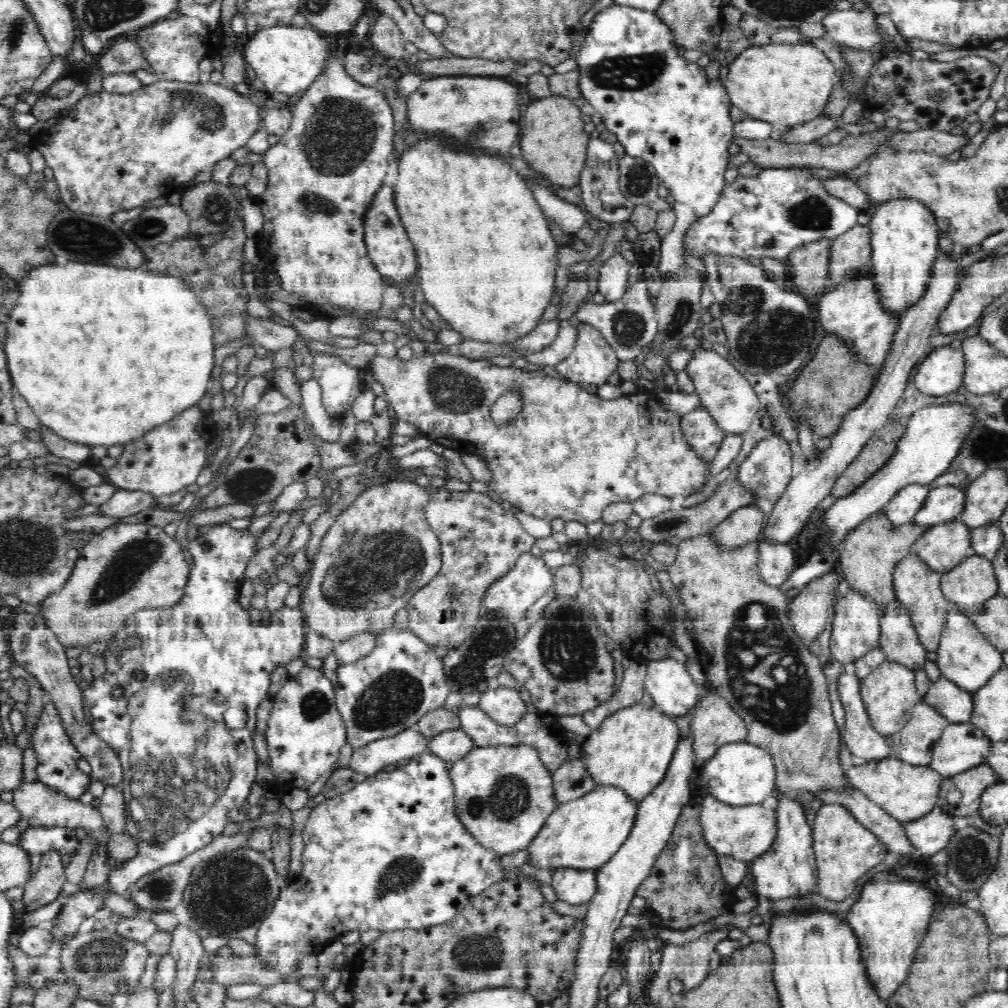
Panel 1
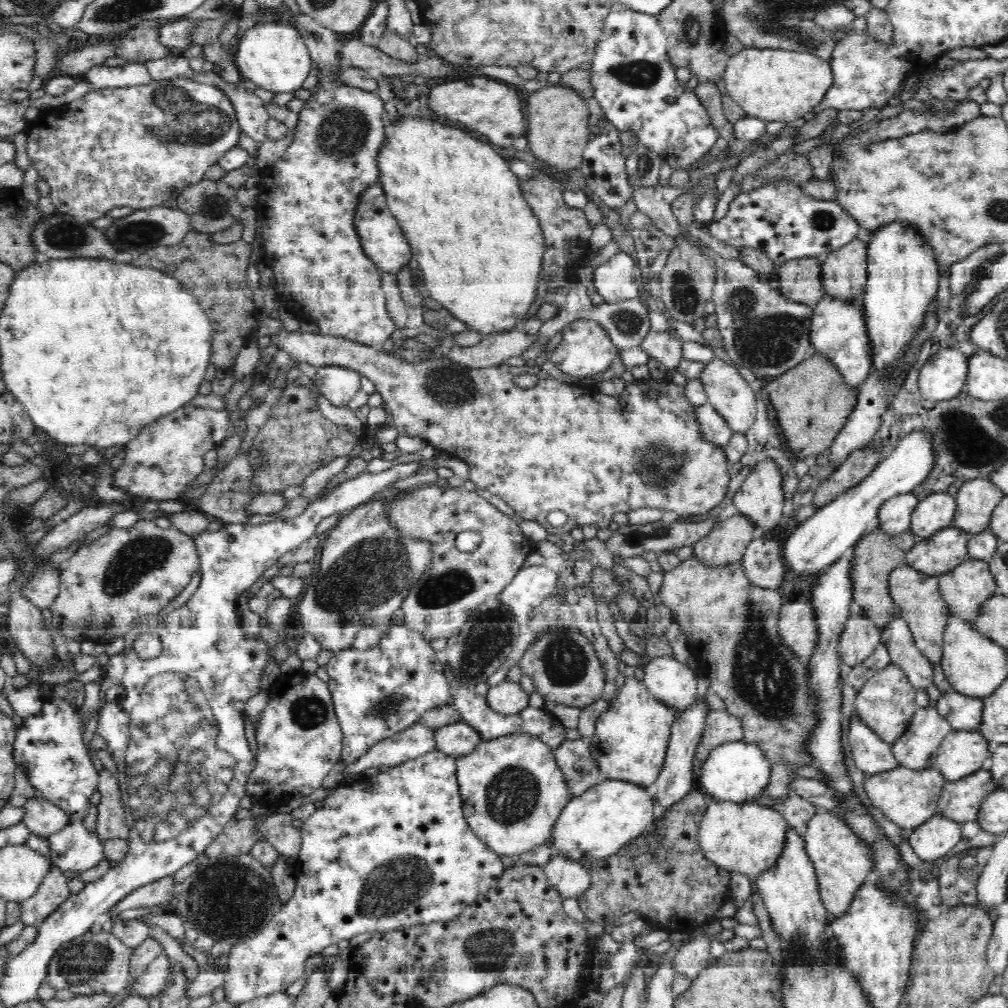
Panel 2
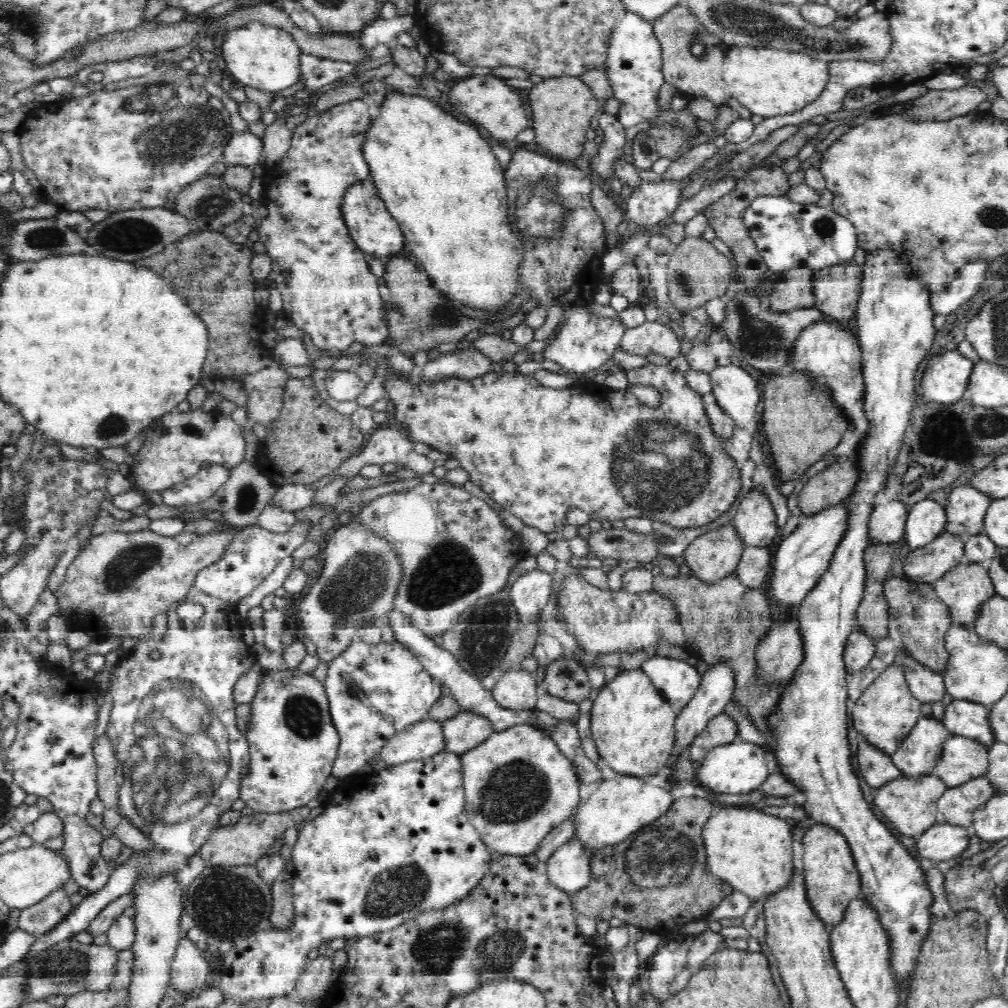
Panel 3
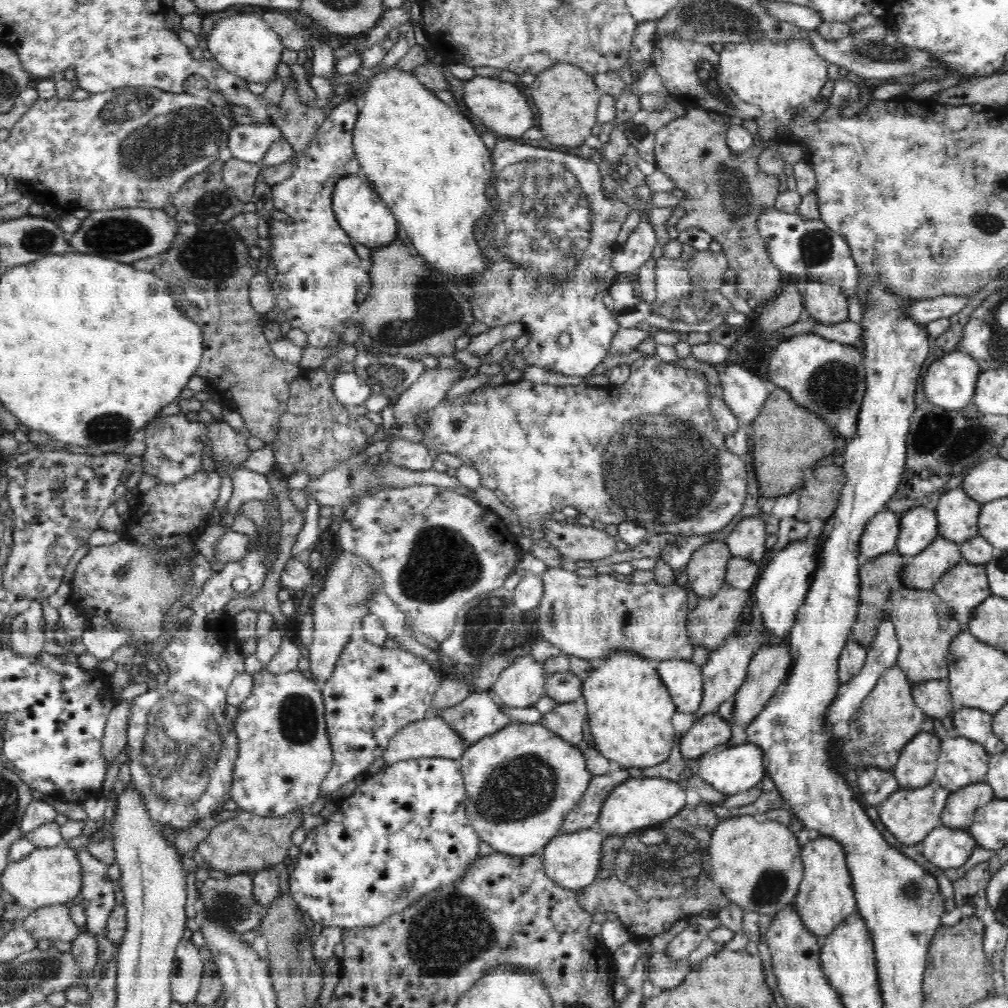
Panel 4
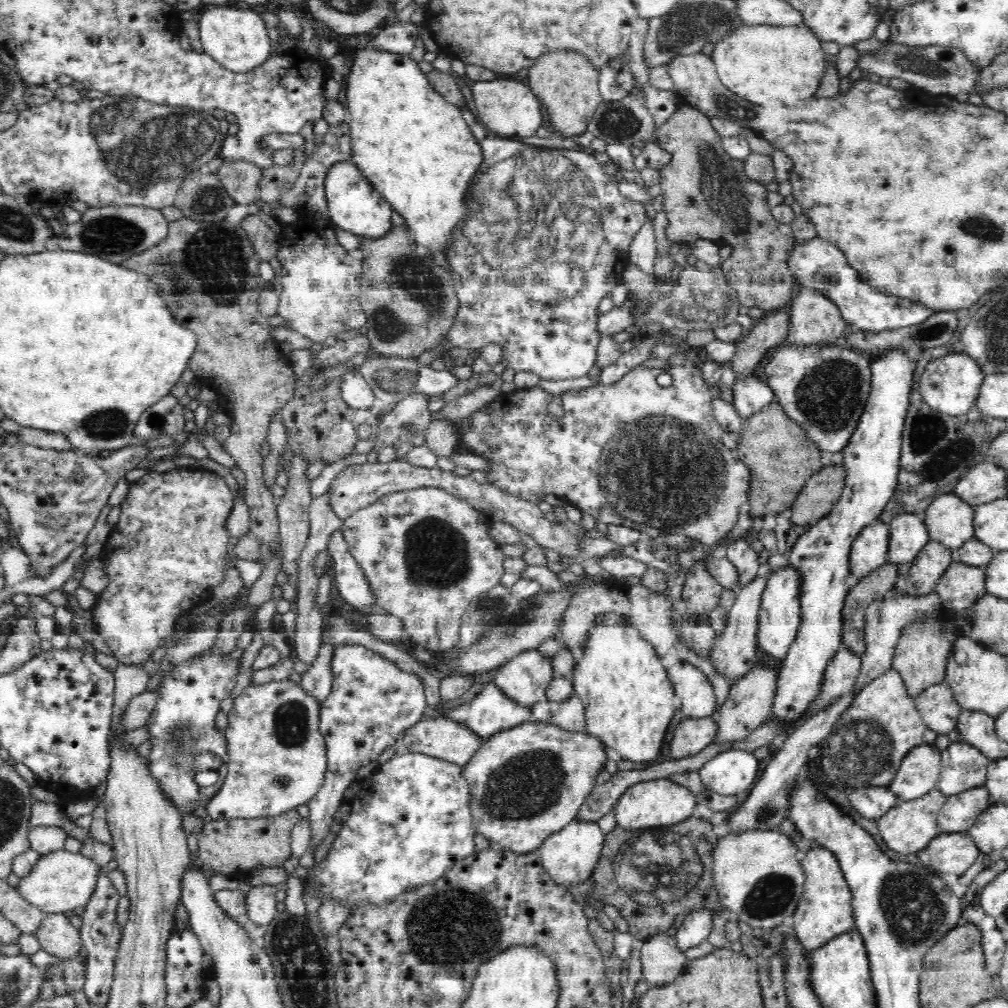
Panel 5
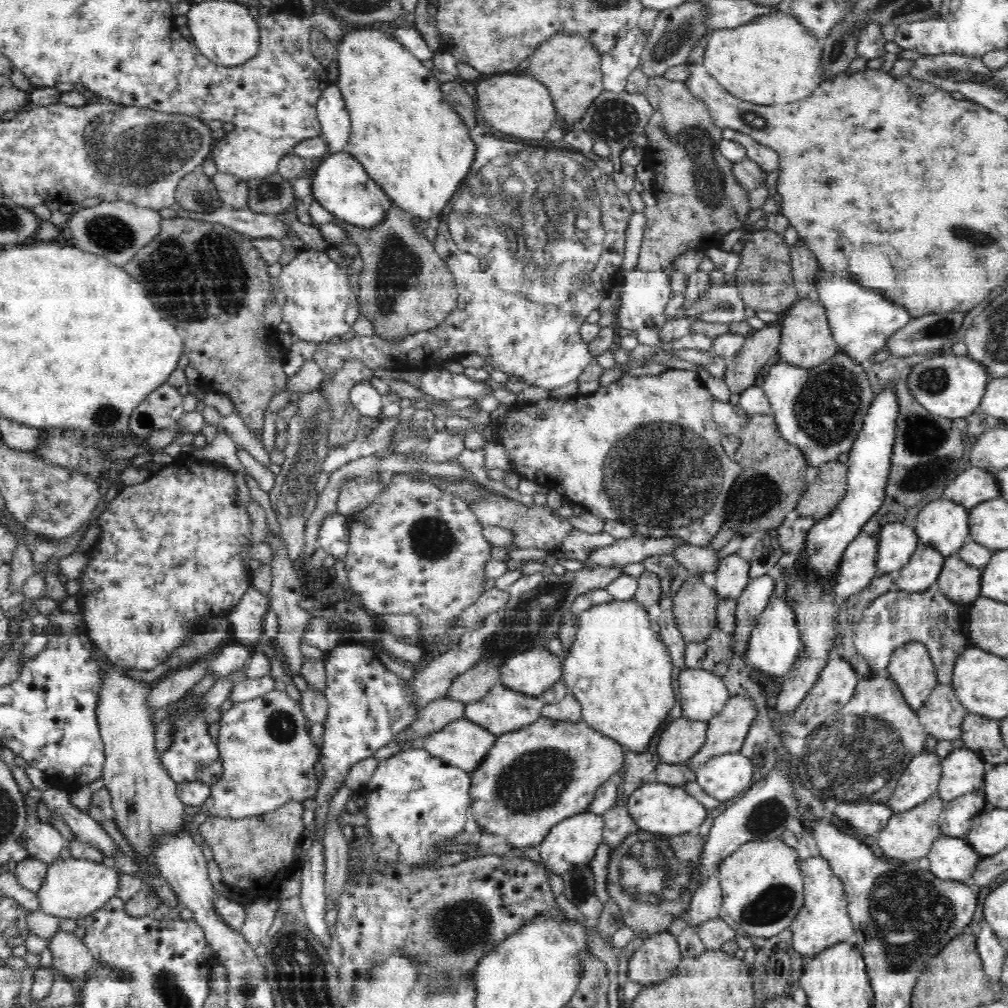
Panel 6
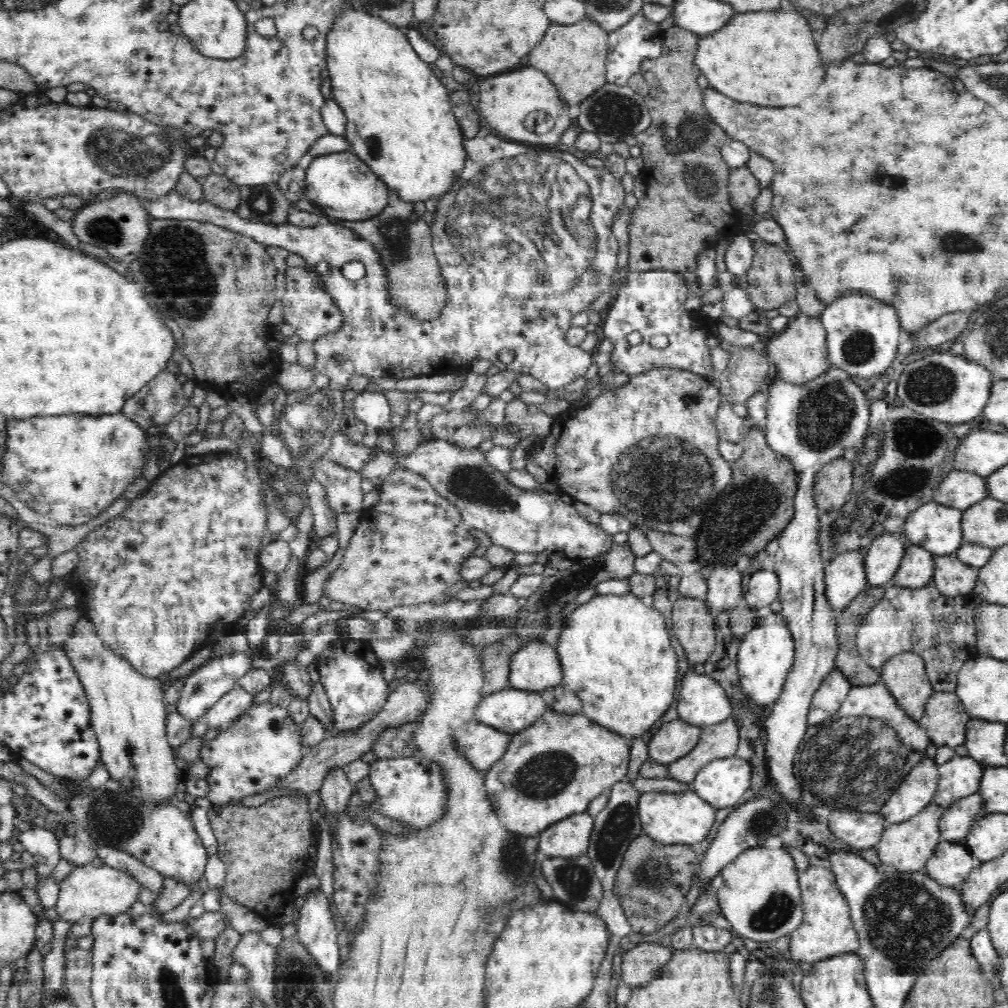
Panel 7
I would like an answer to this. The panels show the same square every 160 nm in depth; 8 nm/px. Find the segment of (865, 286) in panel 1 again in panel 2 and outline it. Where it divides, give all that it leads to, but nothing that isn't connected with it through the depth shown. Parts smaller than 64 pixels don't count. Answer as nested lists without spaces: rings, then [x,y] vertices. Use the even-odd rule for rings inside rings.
[[[825,294],[813,306],[813,313],[810,334],[813,354],[826,353],[838,365],[844,381],[852,387],[858,387],[866,380],[874,358],[874,349],[870,346],[866,329],[864,307],[854,304],[853,301],[846,301],[842,297]]]

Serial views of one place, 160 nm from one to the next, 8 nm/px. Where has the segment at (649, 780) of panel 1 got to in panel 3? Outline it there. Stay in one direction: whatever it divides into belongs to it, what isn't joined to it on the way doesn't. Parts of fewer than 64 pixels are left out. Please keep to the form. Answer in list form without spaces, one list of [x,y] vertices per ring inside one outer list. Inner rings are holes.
[[[641,669],[620,671],[598,697],[588,702],[597,754],[622,775],[652,776],[668,766],[673,751],[677,712],[652,685]]]

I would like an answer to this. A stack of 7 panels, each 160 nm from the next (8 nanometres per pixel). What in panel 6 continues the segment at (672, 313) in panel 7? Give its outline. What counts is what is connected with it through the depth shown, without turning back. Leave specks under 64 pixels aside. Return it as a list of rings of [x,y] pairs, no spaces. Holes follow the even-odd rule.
[[[637,268],[625,272],[622,279],[623,285],[620,290],[620,303],[614,327],[616,329],[631,330],[640,344],[660,346],[662,344],[662,341],[660,341],[660,331],[667,324],[668,319],[664,312],[666,304],[668,304],[668,300],[672,296],[668,275],[664,271],[644,272]],[[650,321],[653,321],[654,324],[648,326]]]

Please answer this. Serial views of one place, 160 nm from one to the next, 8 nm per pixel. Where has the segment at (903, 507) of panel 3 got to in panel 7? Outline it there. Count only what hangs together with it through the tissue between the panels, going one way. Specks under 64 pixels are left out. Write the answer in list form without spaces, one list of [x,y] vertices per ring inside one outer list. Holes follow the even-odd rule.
[[[866,550],[842,552],[825,565],[827,600],[838,615],[868,587],[864,564]]]

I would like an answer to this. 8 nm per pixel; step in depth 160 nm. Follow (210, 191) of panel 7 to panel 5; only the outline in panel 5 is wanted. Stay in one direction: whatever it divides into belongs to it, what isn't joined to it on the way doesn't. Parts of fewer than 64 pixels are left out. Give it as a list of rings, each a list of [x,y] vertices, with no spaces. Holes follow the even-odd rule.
[[[238,160],[238,162],[226,162],[220,166],[217,172],[218,179],[228,195],[237,204],[251,205],[259,197],[259,184],[262,180],[263,169],[257,164]]]

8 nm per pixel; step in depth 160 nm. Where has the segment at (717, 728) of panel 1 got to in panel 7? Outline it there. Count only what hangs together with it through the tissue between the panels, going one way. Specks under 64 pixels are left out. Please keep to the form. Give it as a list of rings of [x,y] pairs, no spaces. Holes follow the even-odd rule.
[[[681,719],[663,724],[648,745],[650,760],[667,765],[686,756],[699,742],[703,728]]]

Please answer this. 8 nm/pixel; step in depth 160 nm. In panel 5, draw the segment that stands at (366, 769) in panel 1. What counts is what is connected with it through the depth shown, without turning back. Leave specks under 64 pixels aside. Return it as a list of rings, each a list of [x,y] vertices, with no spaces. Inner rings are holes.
[[[446,716],[436,719],[423,719],[415,726],[404,730],[402,736],[398,737],[397,742],[388,747],[377,758],[379,764],[388,762],[393,756],[408,755],[412,753],[422,753],[428,756],[435,756],[437,759],[447,760],[454,764],[462,765],[470,760],[484,739],[478,738],[468,728],[461,726],[454,720],[449,720]]]

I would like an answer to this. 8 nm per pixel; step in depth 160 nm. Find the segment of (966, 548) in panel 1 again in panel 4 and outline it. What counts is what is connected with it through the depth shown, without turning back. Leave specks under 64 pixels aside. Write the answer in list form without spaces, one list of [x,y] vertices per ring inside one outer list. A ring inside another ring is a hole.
[[[938,536],[916,556],[903,558],[901,582],[910,589],[932,590],[939,578],[963,562],[959,543]]]

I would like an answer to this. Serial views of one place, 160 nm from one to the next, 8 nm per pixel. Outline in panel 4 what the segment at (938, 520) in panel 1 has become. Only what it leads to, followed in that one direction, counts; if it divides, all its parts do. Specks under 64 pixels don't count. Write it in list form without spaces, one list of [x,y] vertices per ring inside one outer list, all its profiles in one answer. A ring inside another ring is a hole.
[[[934,507],[909,508],[899,518],[900,532],[895,551],[906,556],[916,556],[934,539],[938,538],[939,521]]]

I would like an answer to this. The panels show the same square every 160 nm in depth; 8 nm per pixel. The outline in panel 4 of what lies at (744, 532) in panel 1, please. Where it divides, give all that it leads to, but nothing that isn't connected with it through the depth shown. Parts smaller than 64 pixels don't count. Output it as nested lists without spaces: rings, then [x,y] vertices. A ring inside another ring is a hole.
[[[725,541],[708,542],[692,552],[682,581],[699,598],[712,597],[725,583],[727,560],[732,557]]]

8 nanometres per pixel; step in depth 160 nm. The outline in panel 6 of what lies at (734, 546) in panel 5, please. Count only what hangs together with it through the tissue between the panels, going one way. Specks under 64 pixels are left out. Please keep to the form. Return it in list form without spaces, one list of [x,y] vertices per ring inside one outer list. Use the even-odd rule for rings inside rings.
[[[736,553],[724,556],[714,572],[716,584],[714,589],[720,599],[736,600],[745,586],[750,582],[750,563]]]

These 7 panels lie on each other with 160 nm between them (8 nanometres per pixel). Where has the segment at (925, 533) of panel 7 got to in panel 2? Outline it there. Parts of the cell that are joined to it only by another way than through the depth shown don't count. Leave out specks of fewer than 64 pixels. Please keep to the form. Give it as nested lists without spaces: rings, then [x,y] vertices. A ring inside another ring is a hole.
[[[987,477],[966,482],[955,494],[955,518],[951,522],[971,535],[989,528],[992,513],[1003,499],[1002,489]]]

